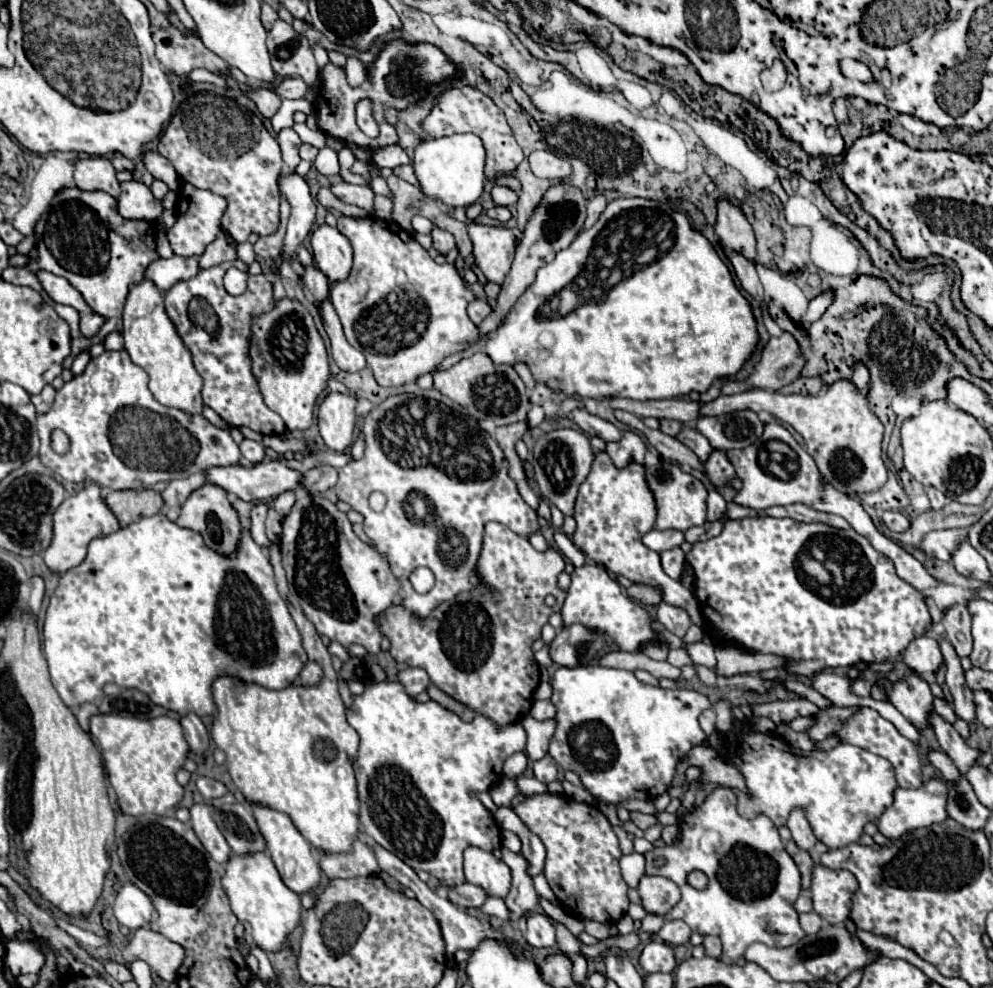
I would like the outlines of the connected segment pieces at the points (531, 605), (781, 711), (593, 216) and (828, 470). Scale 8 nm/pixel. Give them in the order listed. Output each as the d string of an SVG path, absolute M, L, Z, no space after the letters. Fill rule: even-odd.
M486 523L482 555L478 559L478 573L484 581L484 587L468 591L454 601L442 603L428 615L428 619L418 619L402 605L392 605L380 621L382 633L392 643L390 655L398 663L422 667L440 691L476 711L478 715L492 719L498 727L522 721L530 711L532 693L540 681L532 643L540 639L540 631L548 623L548 617L558 613L566 599L566 591L558 589L556 585L556 579L562 571L564 559L556 549L550 547L546 553L540 553L530 545L528 539L512 533L508 527L500 523ZM488 587L492 587L496 595L488 595Z
M804 699L756 703L756 705L750 705L750 711L752 711L752 717L768 717L774 723L790 723L798 715L814 715L810 713L810 703L804 703Z
M596 195L594 199L588 201L588 217L586 217L584 225L582 225L582 231L590 229L590 227L598 221L598 215L604 211L604 207L606 207L606 199L604 199L604 195Z
M836 381L820 395L780 395L776 391L744 391L738 395L720 395L700 407L704 415L726 415L734 411L768 411L780 421L792 425L804 439L804 449L814 457L822 479L834 489L850 493L872 493L886 483L886 467L882 461L884 427L868 407L866 393L858 393L850 381ZM856 459L860 463L856 463Z

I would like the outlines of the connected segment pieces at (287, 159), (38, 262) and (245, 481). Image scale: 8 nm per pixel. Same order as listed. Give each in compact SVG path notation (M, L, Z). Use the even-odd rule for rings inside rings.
M282 129L278 135L276 135L278 143L280 143L280 149L282 149L282 159L288 167L288 173L294 173L296 165L300 163L300 157L298 157L298 147L302 145L298 133L294 129Z
M68 187L54 195L48 211L40 217L34 229L36 247L30 251L30 263L24 267L8 267L2 279L14 285L32 287L42 295L42 299L56 309L56 313L72 329L72 353L64 359L64 367L70 369L74 357L94 343L102 343L106 335L118 331L122 333L122 309L130 291L130 285L144 279L144 269L158 259L156 253L156 231L150 231L148 221L126 221L118 215L116 199L102 191L80 191L78 187ZM36 271L50 271L54 275L66 277L86 299L86 303L108 321L102 325L100 333L92 339L82 337L78 329L80 315L70 305L54 303L42 289Z
M262 461L252 467L210 467L206 469L206 481L242 501L256 501L296 489L300 473L288 469L284 461Z

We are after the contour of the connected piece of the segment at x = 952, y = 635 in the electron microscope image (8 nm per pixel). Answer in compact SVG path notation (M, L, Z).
M952 605L948 611L944 611L942 621L958 657L968 657L972 651L972 635L970 635L970 615L966 605Z

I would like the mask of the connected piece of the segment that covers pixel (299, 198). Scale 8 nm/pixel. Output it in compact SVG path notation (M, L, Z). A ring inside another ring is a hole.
M288 175L280 177L280 191L286 195L286 199L292 205L292 213L288 219L282 251L280 251L280 261L290 263L296 255L296 247L308 237L314 225L314 215L316 215L316 201L310 195L310 189L306 181L300 175Z

